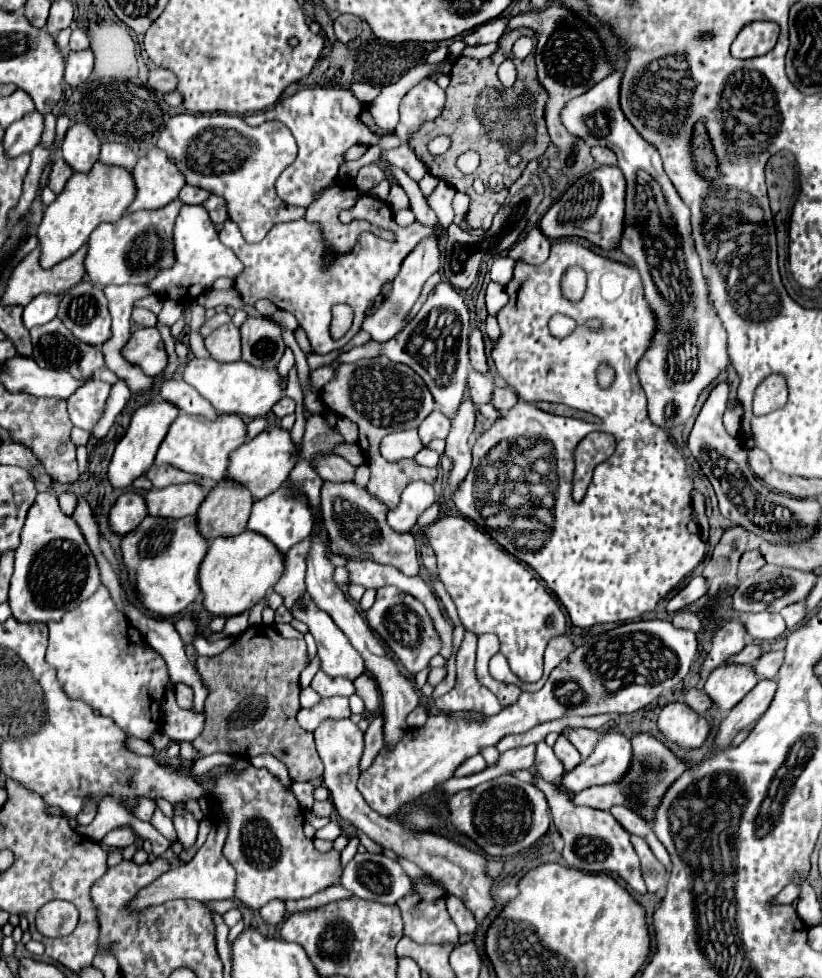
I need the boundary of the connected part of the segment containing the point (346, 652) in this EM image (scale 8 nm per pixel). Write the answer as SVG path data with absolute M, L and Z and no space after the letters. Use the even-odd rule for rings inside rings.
M308 593L292 609L292 615L294 615L294 619L306 623L310 633L314 635L316 645L318 645L318 657L320 657L320 671L324 671L330 677L338 677L340 675L340 677L346 677L346 679L356 679L358 675L364 673L364 661L362 661L360 653L356 653L352 643L338 629L338 625L332 621L332 617L328 617L328 613L322 613L322 609L316 609L316 605L312 605L312 599L308 597Z

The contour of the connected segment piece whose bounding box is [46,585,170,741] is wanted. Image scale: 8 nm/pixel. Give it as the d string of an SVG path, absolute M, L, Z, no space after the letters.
M100 585L90 599L82 601L76 609L68 611L62 617L62 621L50 621L48 629L50 641L46 661L56 669L64 693L70 699L84 701L92 709L100 711L100 715L112 717L116 725L120 725L120 729L124 729L130 737L150 741L150 737L160 729L160 707L166 693L166 685L170 683L168 667L160 653L148 647L142 633L134 625L130 625L124 613L116 607L108 587Z

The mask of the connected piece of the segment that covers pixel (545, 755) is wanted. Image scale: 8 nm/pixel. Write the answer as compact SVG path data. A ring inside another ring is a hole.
M544 741L536 745L536 761L534 761L534 771L546 779L546 781L560 781L562 773L564 773L564 767L562 763L554 757L554 751L552 747L548 747Z

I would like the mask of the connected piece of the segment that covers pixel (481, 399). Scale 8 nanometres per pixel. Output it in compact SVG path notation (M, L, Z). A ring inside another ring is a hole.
M470 371L468 373L468 389L470 389L470 397L472 397L474 405L490 403L492 389L494 389L494 379L490 375L484 375L484 373L478 373L478 371Z

